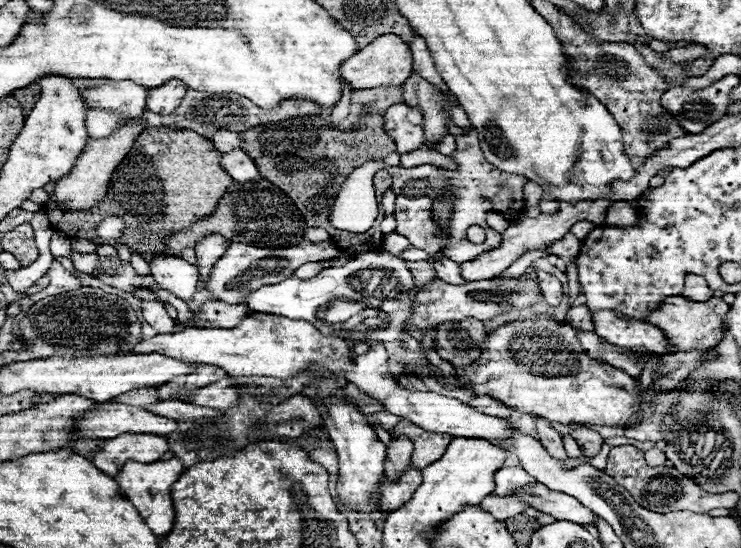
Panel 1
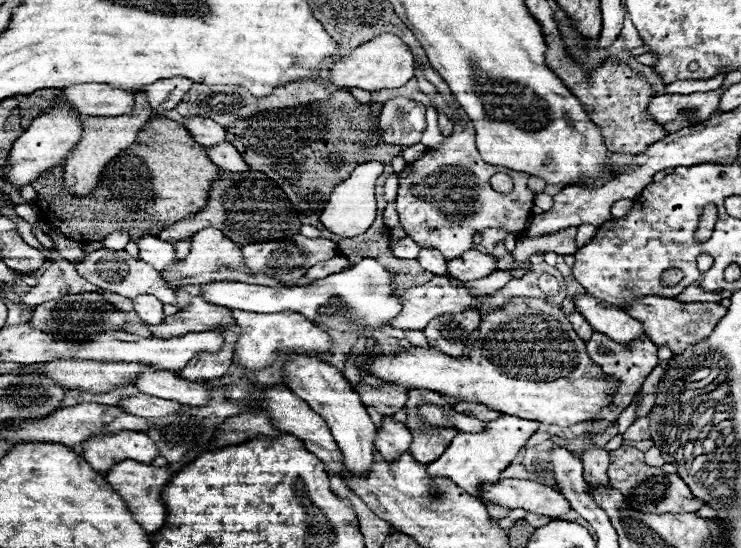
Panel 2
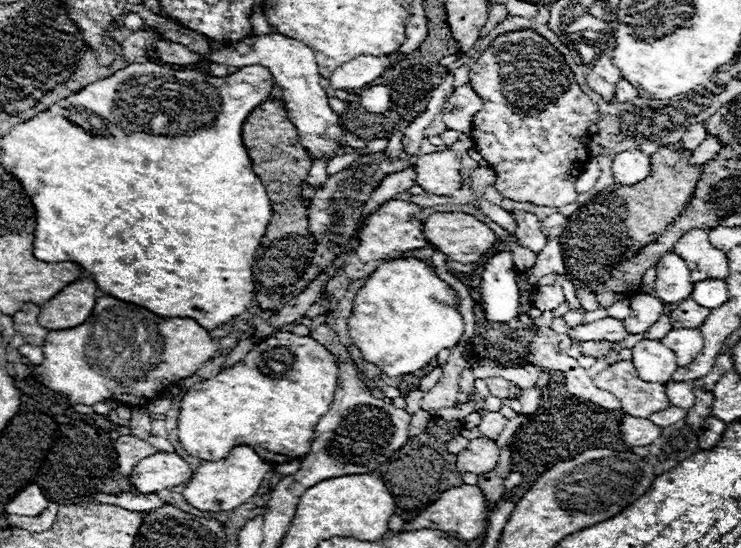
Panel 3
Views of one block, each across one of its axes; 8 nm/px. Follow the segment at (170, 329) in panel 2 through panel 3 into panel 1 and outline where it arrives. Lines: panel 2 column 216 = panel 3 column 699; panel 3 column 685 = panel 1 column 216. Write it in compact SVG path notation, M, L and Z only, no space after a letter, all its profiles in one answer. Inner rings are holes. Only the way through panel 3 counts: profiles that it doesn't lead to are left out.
M208 300L200 312L194 314L194 326L200 328L236 328L246 316L250 316L250 308L240 304L240 306L230 306L230 304L220 304L220 300Z

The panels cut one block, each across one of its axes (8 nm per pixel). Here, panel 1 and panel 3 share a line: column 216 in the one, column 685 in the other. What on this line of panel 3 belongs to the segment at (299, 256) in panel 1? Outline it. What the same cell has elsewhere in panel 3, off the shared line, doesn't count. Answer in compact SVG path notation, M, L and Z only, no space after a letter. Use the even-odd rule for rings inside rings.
M672 250L656 262L656 290L654 294L666 304L678 304L692 292L692 278L688 264Z

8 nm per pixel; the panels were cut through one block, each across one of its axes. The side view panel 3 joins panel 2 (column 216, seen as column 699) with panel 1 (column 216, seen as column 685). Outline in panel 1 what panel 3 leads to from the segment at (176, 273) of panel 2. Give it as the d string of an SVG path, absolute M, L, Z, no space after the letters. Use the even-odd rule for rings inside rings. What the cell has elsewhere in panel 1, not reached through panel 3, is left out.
M206 236L206 240L200 240L200 244L196 244L196 256L198 256L198 272L200 272L200 280L208 278L208 272L212 268L212 264L216 264L216 260L224 254L224 248L228 248L228 240L224 240L222 236Z

